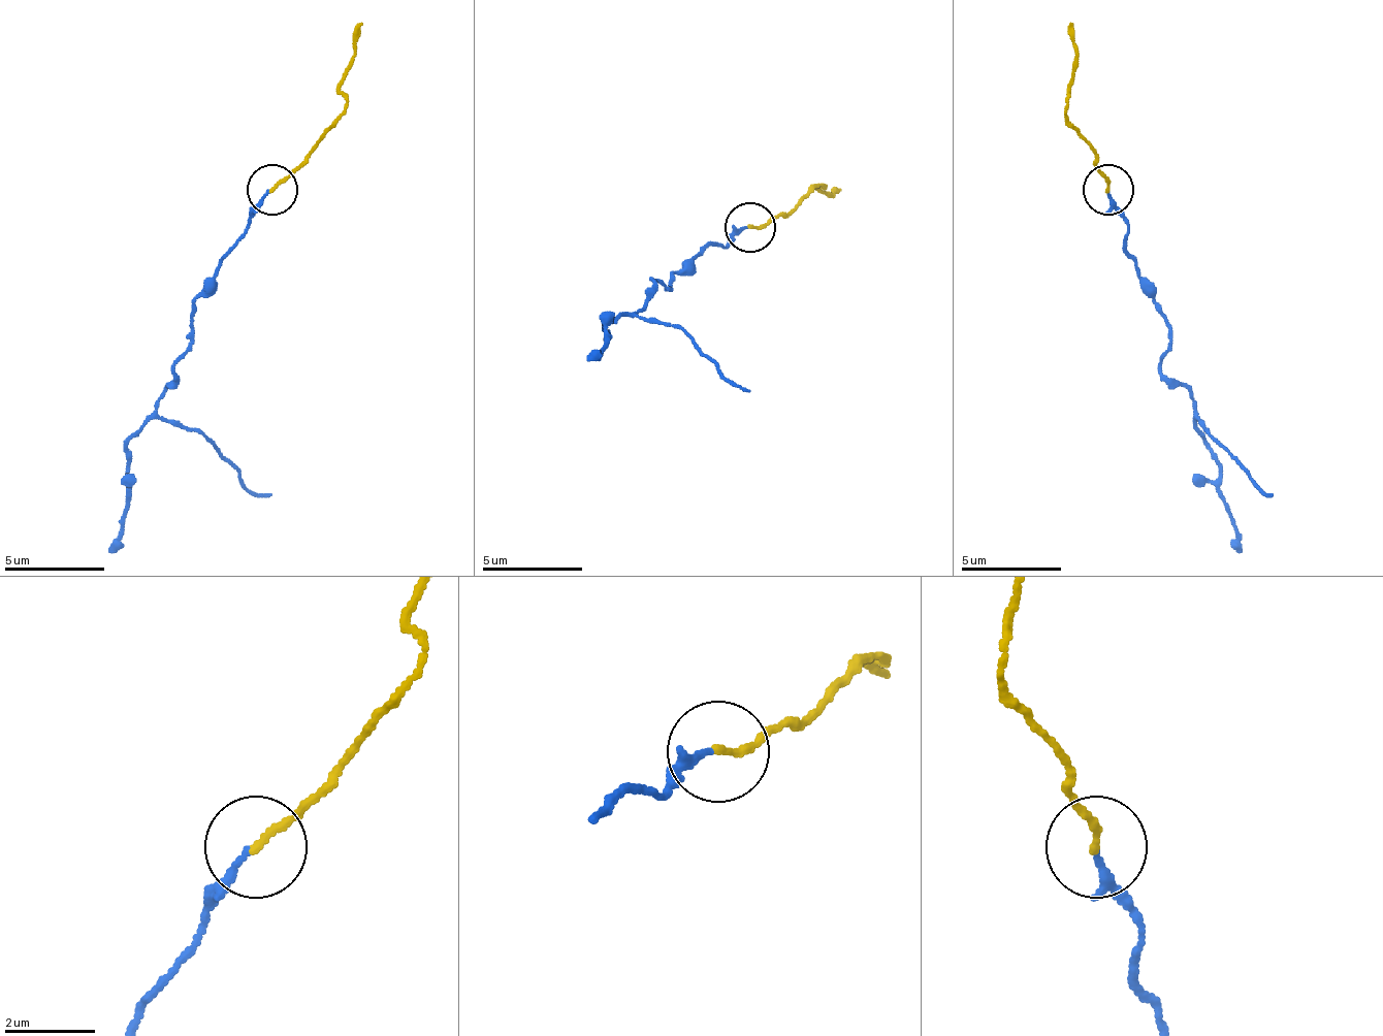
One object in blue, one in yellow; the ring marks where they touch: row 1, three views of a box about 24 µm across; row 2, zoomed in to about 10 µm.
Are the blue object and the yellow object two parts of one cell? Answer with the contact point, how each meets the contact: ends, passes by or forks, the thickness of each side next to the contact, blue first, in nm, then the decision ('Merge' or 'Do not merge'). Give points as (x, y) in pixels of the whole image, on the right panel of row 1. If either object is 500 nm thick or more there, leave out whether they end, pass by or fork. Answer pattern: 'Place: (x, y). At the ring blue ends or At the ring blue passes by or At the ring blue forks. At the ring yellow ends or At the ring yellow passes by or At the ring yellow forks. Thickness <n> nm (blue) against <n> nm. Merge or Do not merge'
Place: (1107, 189). At the ring blue ends. At the ring yellow ends. Thickness 150 nm (blue) against 170 nm. Merge

